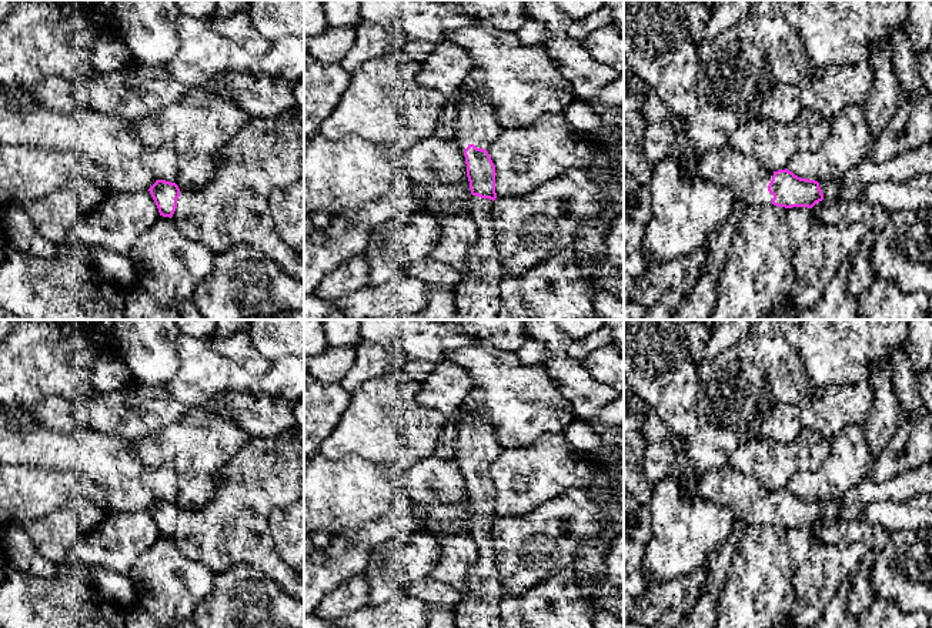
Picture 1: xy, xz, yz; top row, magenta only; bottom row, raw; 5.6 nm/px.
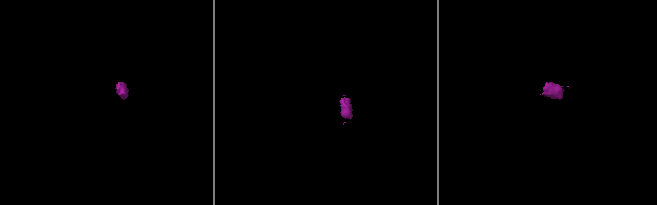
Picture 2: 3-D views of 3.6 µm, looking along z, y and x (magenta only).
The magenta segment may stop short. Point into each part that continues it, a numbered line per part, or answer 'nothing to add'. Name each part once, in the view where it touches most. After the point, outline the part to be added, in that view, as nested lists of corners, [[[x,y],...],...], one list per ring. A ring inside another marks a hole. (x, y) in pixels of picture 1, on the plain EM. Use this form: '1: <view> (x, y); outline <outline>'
1: xz (477, 443); outline [[[461,410],[454,418],[457,427],[455,460],[462,475],[470,464],[488,470],[502,451],[497,440],[495,425],[478,414],[468,414]]]
2: xz (480, 608); outline [[[472,515],[478,559],[468,572],[470,594],[455,607],[455,628],[500,628],[500,602],[504,597],[495,565],[492,520]]]

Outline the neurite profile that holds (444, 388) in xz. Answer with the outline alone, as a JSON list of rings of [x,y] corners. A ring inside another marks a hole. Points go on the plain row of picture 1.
[[[444,361],[425,377],[417,401],[424,408],[452,418],[460,412],[471,388],[472,381],[465,370],[451,361]]]

